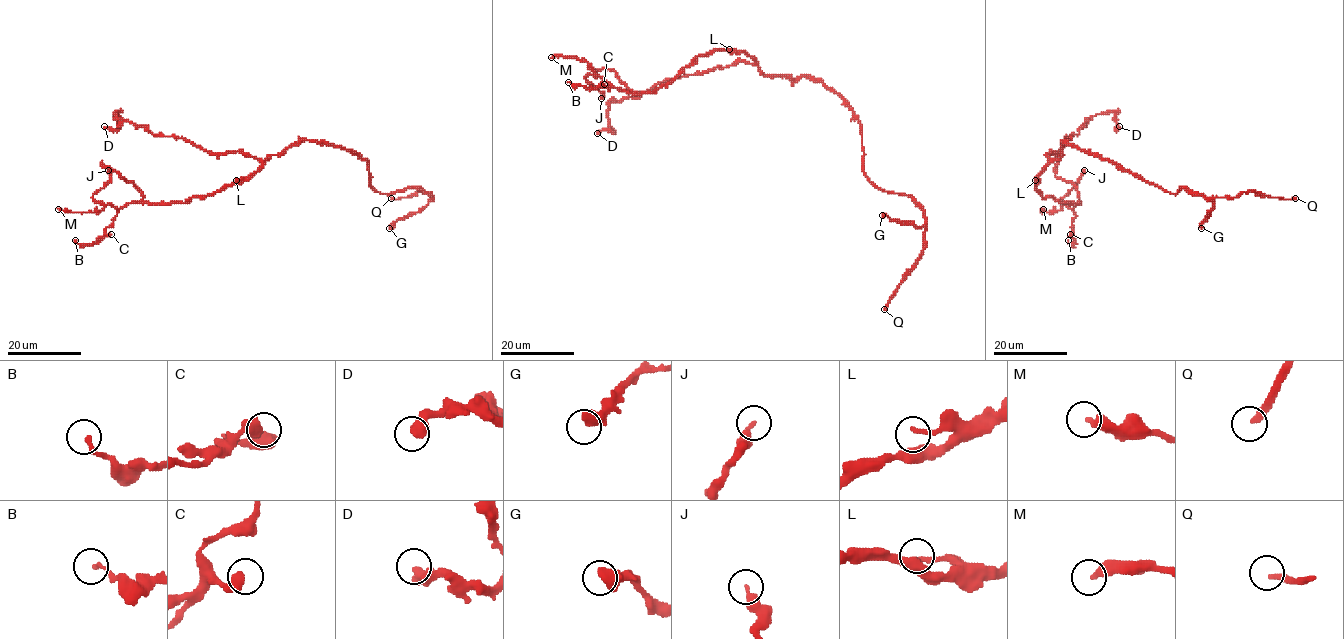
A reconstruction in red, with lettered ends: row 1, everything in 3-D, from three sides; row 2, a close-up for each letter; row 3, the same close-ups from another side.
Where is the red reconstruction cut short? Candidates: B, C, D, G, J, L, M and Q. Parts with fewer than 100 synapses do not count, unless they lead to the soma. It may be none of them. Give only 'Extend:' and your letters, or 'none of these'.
Extend: Q

